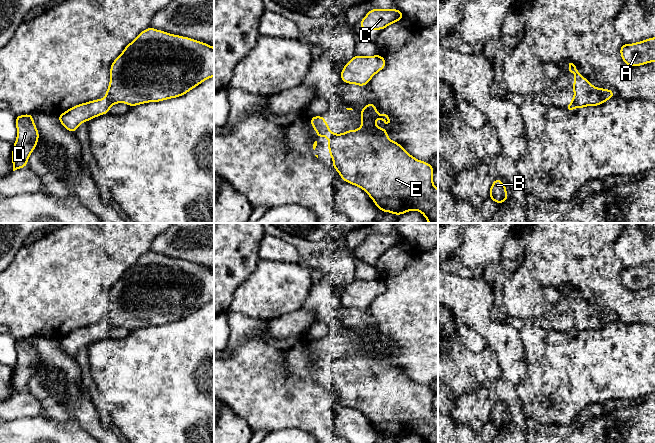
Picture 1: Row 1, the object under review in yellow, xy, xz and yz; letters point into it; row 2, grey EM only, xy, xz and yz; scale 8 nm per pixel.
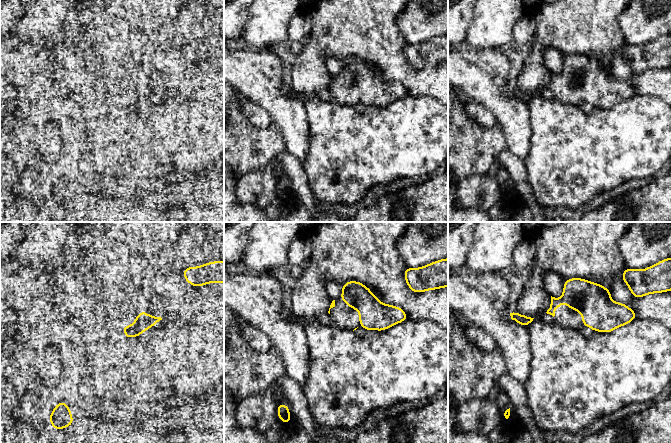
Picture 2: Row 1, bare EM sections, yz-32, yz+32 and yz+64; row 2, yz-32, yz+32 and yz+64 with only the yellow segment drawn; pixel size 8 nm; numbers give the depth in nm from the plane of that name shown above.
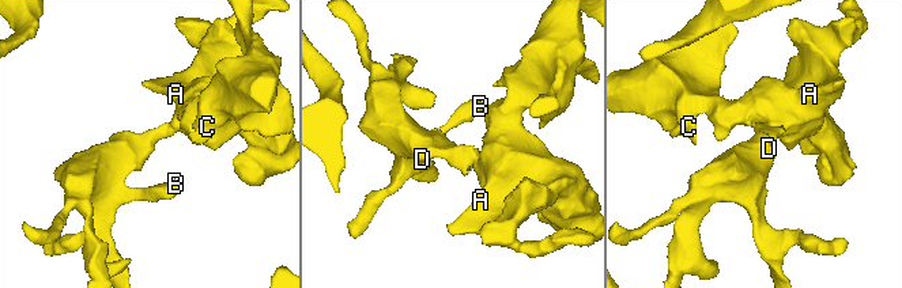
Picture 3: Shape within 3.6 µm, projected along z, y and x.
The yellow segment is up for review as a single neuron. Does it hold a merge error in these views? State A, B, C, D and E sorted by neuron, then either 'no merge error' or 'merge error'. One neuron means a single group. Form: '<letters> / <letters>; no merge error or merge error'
A B C D E; no merge error

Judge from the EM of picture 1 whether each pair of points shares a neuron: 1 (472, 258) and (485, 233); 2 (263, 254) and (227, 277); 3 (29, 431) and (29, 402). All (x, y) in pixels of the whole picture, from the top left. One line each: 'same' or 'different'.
1: same
2: different
3: different

